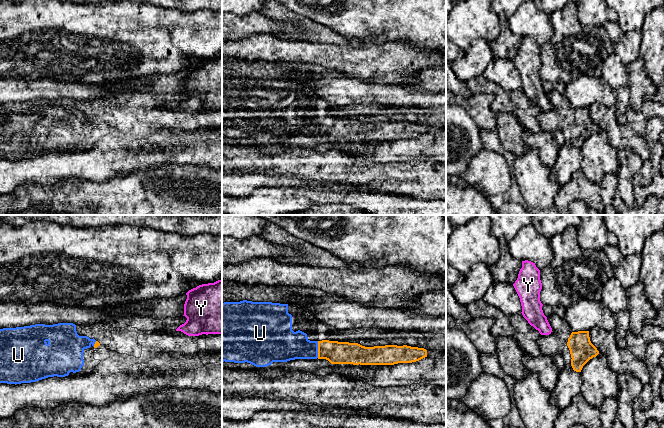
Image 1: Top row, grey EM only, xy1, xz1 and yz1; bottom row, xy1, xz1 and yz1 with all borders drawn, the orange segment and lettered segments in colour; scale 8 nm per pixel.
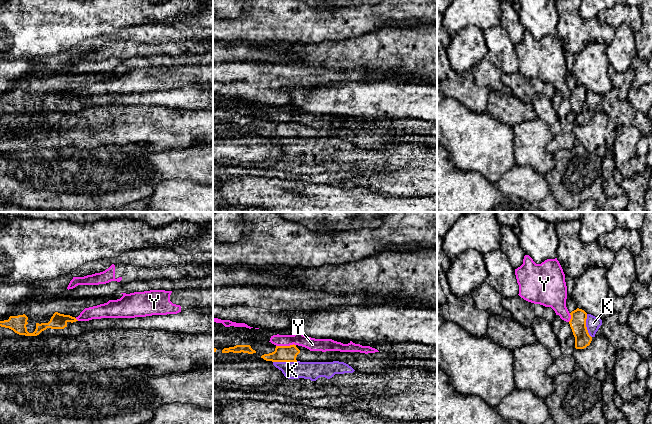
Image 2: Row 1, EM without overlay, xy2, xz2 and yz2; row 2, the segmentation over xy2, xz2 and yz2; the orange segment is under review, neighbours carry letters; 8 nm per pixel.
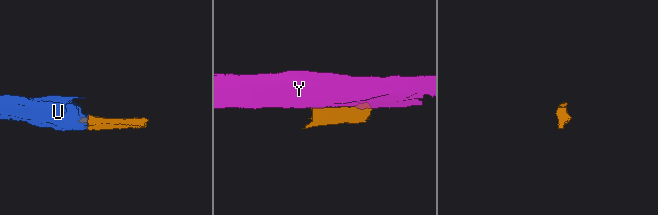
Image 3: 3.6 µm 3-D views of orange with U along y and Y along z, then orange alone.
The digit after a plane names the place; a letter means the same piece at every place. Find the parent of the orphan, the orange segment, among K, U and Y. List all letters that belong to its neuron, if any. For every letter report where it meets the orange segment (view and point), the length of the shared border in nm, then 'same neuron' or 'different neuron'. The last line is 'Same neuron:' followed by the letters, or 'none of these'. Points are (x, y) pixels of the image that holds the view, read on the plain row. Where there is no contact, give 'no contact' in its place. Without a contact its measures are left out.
K: meets orange in xz2 at (285, 137); contact 200 nm long; different neuron
U: meets orange in xz1 at (318, 125); contact 140 nm long; same neuron
Y: meets orange in xz2 at (285, 122); contact 160 nm long; different neuron
Same neuron: U

